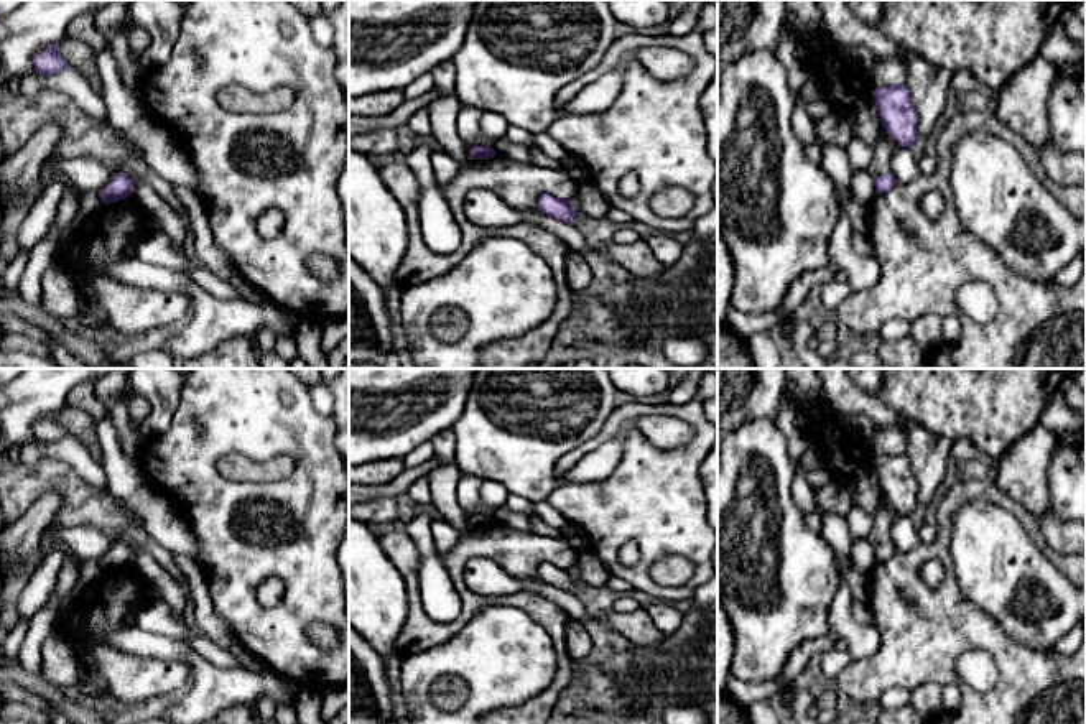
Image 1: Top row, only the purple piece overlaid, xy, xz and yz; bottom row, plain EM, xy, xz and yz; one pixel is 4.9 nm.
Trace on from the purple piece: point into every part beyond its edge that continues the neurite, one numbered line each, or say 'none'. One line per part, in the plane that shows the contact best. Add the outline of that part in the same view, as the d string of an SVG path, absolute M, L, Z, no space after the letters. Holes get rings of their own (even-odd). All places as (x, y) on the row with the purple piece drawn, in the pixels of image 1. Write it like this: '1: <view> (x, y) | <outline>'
none

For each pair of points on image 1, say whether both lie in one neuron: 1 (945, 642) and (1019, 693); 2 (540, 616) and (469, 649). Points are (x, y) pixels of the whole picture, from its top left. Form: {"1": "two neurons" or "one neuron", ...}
{"1": "one neuron", "2": "two neurons"}

